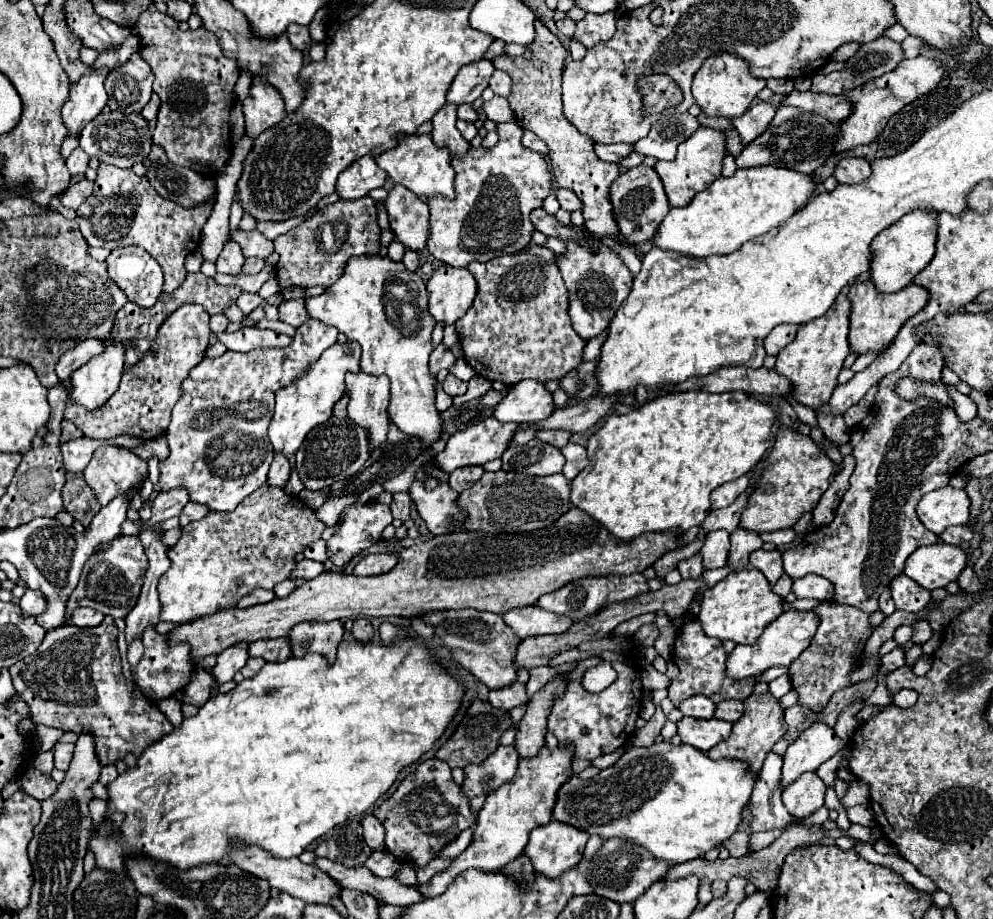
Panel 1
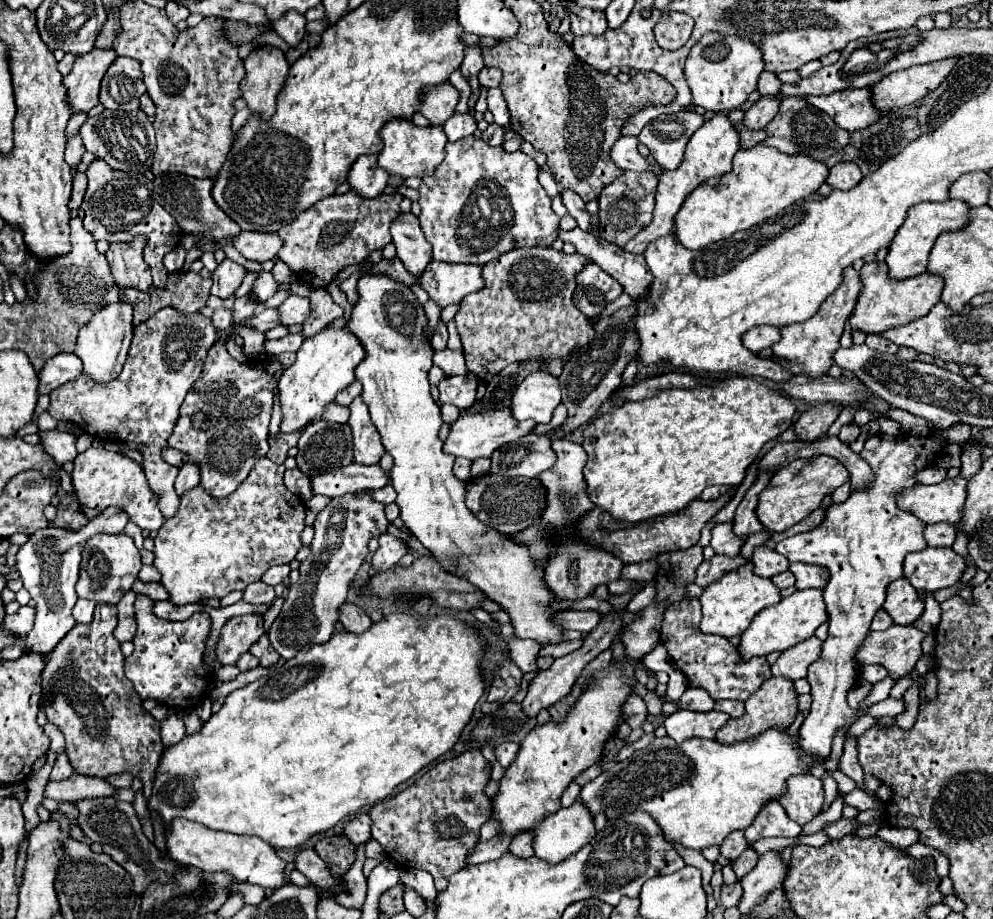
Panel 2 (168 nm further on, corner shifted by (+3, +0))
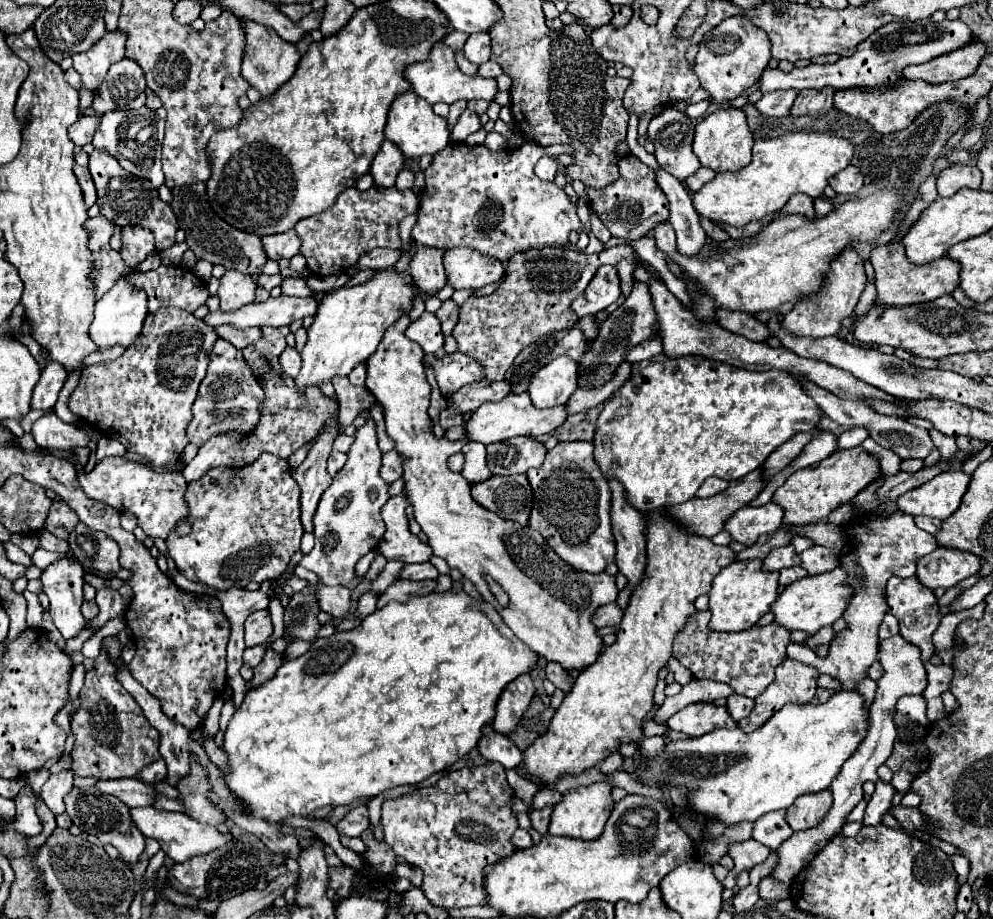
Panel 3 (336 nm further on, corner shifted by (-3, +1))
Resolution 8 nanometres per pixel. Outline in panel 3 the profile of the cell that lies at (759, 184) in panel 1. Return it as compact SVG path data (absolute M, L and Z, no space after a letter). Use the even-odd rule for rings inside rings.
M789 131L775 139L755 141L753 159L737 171L717 173L709 183L693 195L693 205L699 215L733 227L745 227L753 219L777 213L795 193L805 193L813 199L823 195L829 177L845 169L855 153L849 139L833 133Z

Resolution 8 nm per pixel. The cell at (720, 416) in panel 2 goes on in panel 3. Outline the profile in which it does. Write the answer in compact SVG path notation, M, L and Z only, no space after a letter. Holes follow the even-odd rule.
M693 355L655 361L639 369L607 399L595 427L595 461L605 477L613 475L623 483L625 495L635 509L653 511L689 501L711 475L725 481L741 479L761 467L793 435L815 429L819 419L821 409L801 391L801 383L791 373L779 369L757 373Z

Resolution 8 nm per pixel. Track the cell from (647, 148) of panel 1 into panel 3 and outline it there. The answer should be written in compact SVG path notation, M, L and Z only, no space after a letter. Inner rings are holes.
M667 107L659 117L649 123L647 137L655 143L657 163L675 179L685 181L701 167L691 149L693 123L685 113Z

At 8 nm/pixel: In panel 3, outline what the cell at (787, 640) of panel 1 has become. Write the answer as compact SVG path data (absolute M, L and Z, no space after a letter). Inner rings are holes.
M837 565L833 571L825 571L821 575L807 575L787 585L785 591L779 595L779 599L773 603L771 611L781 627L789 631L801 629L815 635L821 627L835 623L845 613L845 607L851 597L853 587L849 587L847 583L847 571L841 565Z

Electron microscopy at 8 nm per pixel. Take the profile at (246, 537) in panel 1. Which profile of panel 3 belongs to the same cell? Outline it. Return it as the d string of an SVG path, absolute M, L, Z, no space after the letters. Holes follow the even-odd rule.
M263 453L255 463L241 467L239 471L227 467L213 467L199 481L189 483L185 499L189 503L189 515L193 531L187 537L171 535L167 539L169 553L175 565L191 581L201 581L217 587L219 591L231 587L245 587L251 581L263 583L265 579L279 577L303 537L303 527L299 521L299 487L293 483L291 467L285 459Z

